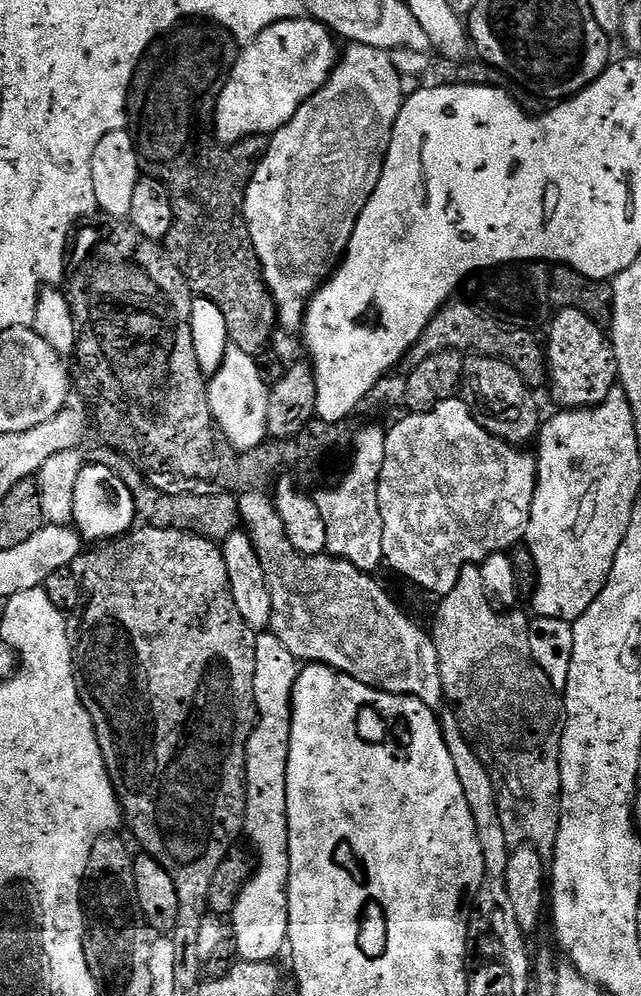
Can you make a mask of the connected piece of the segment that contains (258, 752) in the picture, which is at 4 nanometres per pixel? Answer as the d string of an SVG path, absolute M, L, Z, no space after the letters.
M277 636L256 637L254 698L256 728L248 739L246 778L248 805L244 815L246 840L256 847L254 867L230 917L230 932L236 936L236 952L245 964L272 962L288 942L288 815L286 814L286 766L290 758L292 691L296 685L298 662Z

